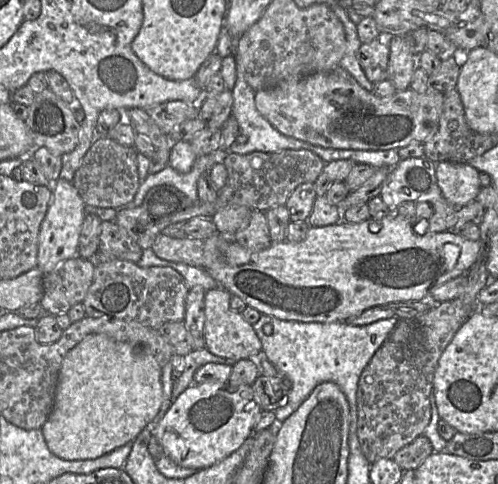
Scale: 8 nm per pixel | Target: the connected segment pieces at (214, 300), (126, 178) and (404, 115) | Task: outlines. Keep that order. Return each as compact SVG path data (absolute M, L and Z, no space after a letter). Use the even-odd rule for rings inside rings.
M223 286L207 290L205 293L205 347L213 355L236 362L240 359L262 357L262 344L253 326L241 313L230 306L231 293Z
M108 137L95 138L71 181L87 207L119 210L133 202L140 185L137 153L133 146L121 145Z
M340 66L331 71L285 80L274 87L255 92L257 110L279 132L313 145L334 149L398 150L411 143L424 143L437 130L443 102L444 93L433 89L424 94L407 89L379 97L365 90Z

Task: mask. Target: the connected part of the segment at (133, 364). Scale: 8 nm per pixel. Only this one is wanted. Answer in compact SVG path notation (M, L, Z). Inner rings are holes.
M90 334L64 357L59 371L52 412L41 427L49 451L64 460L101 457L128 442L158 415L163 402L162 367L141 346L121 342L106 334Z

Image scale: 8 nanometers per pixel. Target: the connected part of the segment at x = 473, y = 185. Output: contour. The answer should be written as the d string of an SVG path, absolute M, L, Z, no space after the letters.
M437 162L435 173L442 196L456 208L477 198L481 188L479 171L468 162Z

